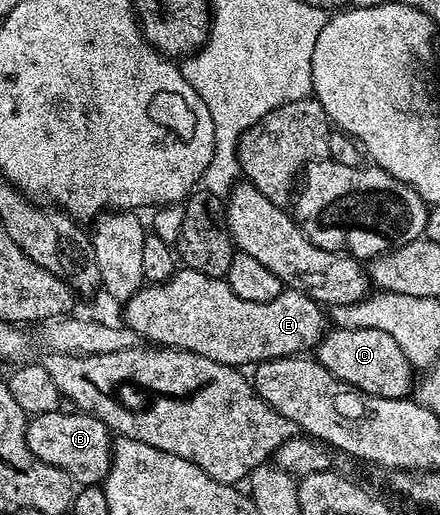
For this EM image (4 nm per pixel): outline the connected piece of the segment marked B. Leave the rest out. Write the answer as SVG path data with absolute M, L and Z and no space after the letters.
M61 409L33 415L28 420L26 429L26 445L30 445L30 453L46 465L54 465L66 473L78 485L94 487L103 484L112 464L113 432L98 417L77 413L72 409Z

